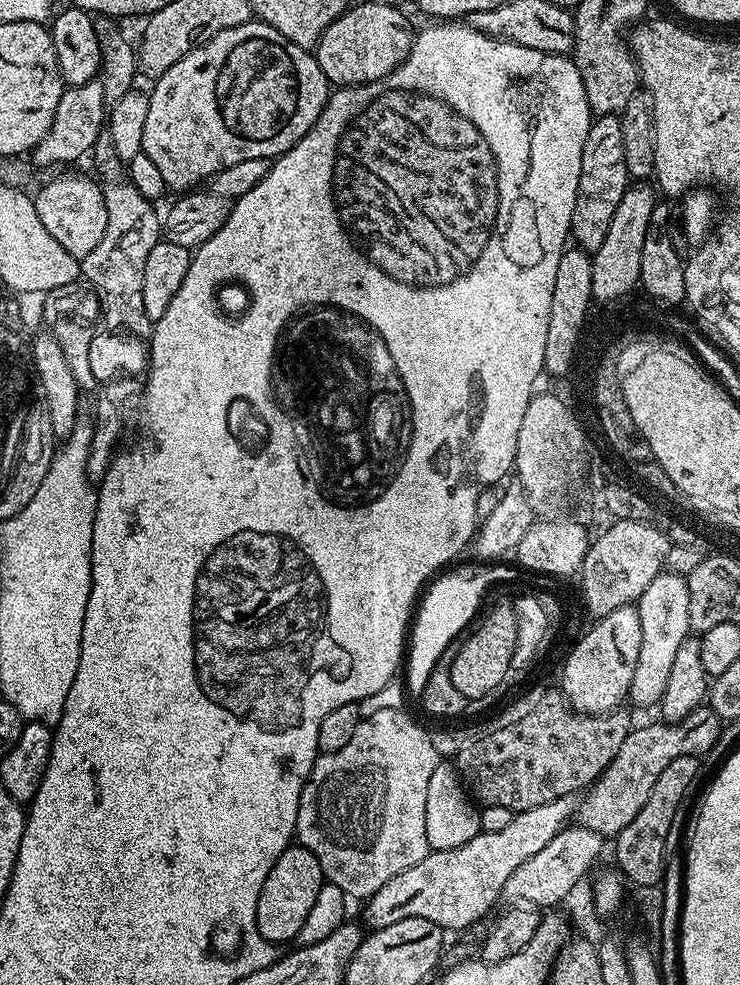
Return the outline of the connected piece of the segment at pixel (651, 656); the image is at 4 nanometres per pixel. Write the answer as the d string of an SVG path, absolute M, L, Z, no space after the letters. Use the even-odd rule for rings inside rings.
M664 571L655 576L637 600L636 609L642 622L641 653L631 679L629 699L638 706L657 705L670 674L676 651L689 637L690 594L687 577Z

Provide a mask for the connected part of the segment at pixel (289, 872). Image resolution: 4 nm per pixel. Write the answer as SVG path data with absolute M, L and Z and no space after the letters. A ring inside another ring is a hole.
M289 846L274 862L270 874L266 874L266 882L262 882L256 911L258 934L262 934L265 942L277 946L283 946L287 940L295 941L306 918L310 918L310 910L314 910L314 902L318 902L318 894L324 889L325 883L318 858L314 858L310 850Z

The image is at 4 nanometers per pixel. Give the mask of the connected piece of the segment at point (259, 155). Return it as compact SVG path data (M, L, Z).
M249 22L214 34L205 44L178 58L150 88L142 151L158 166L169 189L188 190L224 168L247 159L279 158L316 125L330 95L330 81L322 74L315 55L290 42L274 26Z

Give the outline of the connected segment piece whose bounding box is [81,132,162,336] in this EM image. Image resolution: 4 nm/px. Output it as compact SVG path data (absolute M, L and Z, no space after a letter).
M106 132L100 134L92 151L92 159L98 163L102 191L104 193L104 205L107 210L106 230L103 232L103 240L98 246L84 256L81 261L81 273L87 283L90 283L100 298L100 307L103 323L110 328L123 328L137 335L147 335L152 328L152 321L145 316L145 308L142 306L142 278L144 277L146 258L162 236L162 220L159 213L155 212L155 205L145 199L140 191L126 179L126 174L117 152L113 148L113 140Z

